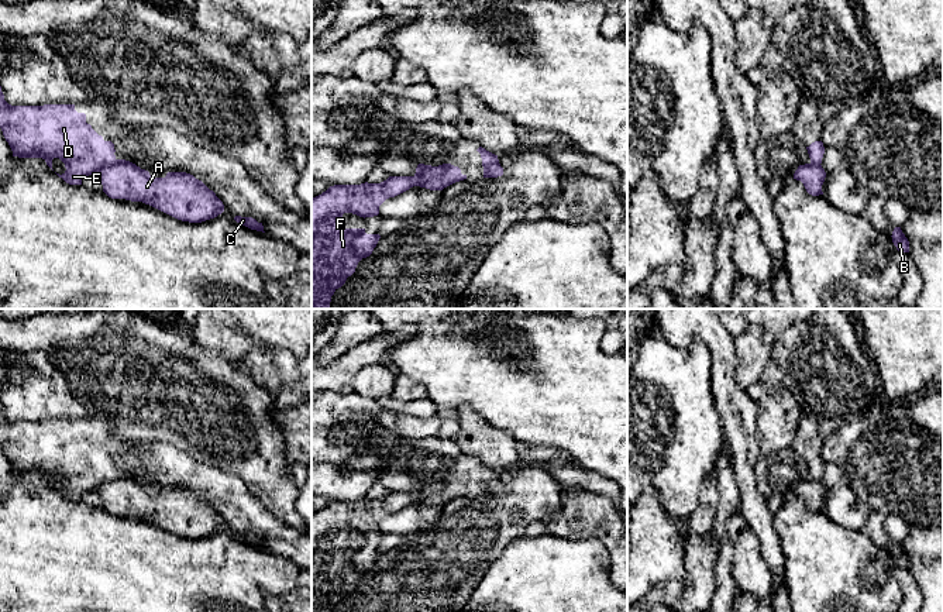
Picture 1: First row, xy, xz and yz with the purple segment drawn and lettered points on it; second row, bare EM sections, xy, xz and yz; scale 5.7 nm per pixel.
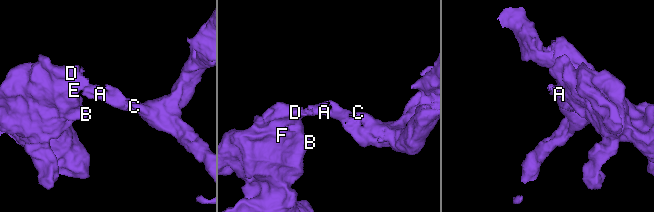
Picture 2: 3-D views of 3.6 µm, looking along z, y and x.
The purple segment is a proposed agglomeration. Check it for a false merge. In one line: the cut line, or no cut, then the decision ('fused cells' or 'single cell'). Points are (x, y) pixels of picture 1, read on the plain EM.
cut in xy along (116, 475), (103, 481), (96, 488); fused cells

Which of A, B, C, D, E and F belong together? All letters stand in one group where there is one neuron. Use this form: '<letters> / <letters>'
A C / B D E F

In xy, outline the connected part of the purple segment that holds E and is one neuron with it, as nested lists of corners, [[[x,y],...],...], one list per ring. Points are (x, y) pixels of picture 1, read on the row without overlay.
[[[0,402],[0,444],[13,472],[42,474],[51,485],[52,475],[59,474],[66,486],[56,491],[69,501],[82,501],[83,494],[116,477],[114,460],[104,457],[86,439],[86,430],[75,426],[75,420],[11,422],[4,416]]]

